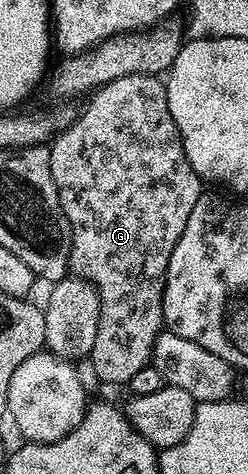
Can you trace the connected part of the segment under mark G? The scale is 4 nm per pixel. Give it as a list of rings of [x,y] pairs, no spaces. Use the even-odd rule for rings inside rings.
[[[150,73],[141,75],[125,75],[121,79],[113,79],[105,83],[100,89],[94,90],[90,94],[88,103],[84,109],[78,110],[75,122],[60,133],[54,141],[50,142],[49,167],[51,168],[51,183],[54,196],[59,196],[61,216],[69,230],[69,248],[67,251],[67,268],[76,277],[81,277],[100,295],[106,295],[99,302],[99,318],[97,319],[96,335],[89,354],[91,369],[103,381],[108,381],[111,385],[126,386],[128,381],[133,379],[137,371],[141,371],[149,365],[153,343],[157,335],[164,328],[163,324],[163,278],[167,276],[167,264],[173,255],[173,247],[177,239],[181,239],[181,231],[189,219],[189,211],[193,211],[193,203],[204,192],[204,182],[193,171],[193,167],[187,162],[187,156],[183,150],[183,144],[179,138],[177,127],[173,123],[173,115],[169,115],[169,103],[167,102],[166,84],[158,76]],[[126,293],[132,293],[139,297],[139,301],[134,301],[131,297],[123,297]]]

